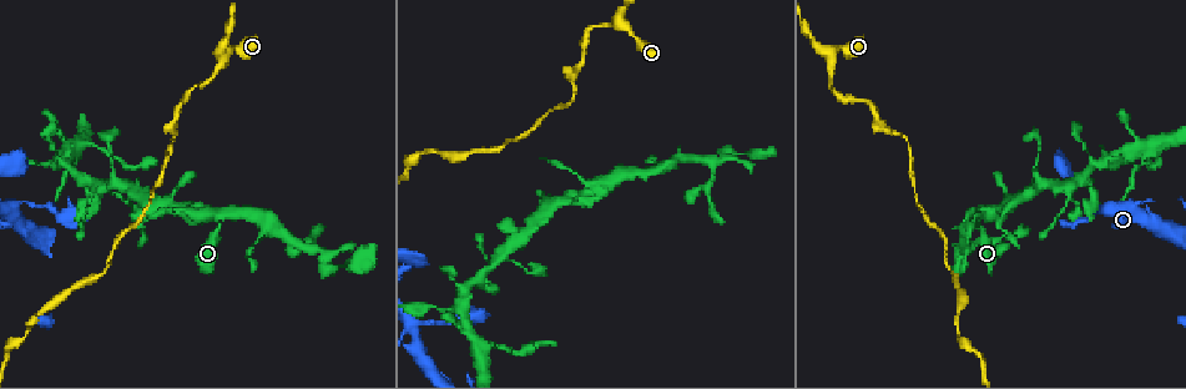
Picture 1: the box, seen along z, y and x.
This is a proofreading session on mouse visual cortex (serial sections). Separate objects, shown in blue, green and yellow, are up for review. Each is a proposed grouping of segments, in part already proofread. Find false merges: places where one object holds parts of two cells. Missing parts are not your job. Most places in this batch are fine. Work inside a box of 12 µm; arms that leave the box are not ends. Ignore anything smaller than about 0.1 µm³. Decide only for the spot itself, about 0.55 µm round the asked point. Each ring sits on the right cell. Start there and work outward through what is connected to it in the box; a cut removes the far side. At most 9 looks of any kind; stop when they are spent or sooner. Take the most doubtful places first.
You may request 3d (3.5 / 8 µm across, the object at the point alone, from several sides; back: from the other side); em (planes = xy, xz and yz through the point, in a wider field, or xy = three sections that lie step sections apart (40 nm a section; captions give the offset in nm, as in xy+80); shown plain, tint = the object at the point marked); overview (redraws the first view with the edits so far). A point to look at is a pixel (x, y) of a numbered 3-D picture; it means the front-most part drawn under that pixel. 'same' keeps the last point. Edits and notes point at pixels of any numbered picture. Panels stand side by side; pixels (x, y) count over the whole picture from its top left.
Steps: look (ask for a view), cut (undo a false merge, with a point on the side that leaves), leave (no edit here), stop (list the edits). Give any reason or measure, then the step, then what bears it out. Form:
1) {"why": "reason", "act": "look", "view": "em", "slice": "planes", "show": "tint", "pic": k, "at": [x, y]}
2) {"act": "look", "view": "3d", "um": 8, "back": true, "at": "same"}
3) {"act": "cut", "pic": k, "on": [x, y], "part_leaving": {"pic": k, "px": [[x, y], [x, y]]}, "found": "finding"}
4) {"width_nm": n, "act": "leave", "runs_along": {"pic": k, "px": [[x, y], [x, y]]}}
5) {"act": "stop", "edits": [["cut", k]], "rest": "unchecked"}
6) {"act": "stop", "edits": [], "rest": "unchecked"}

{"why": "small branch off a trunk", "act": "look", "view": "3d", "um": 3.5, "pic": 1, "at": [424, 321]}

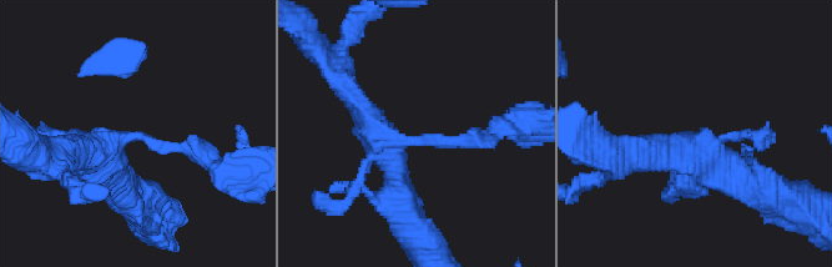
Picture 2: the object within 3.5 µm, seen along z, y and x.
{"arms": 4, "arm_widths_nm": [150, 200, 350, 350], "act": "look", "view": "em", "slice": "xy", "step": 2, "show": "tint", "pic": 2, "at": [419, 141]}

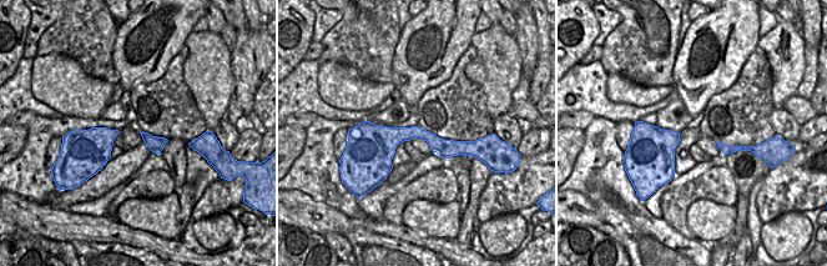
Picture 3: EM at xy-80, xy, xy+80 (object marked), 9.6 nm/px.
{"width_nm": 200, "act": "leave", "runs_along": {"pic": 3, "px": [[363, 139], [423, 134], [440, 146], [469, 144]]}, "found": "continuous, no second cell"}

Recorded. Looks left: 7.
{"why": "thin neck", "act": "look", "view": "3d", "um": 3.5, "pic": 1, "at": [831, 54]}

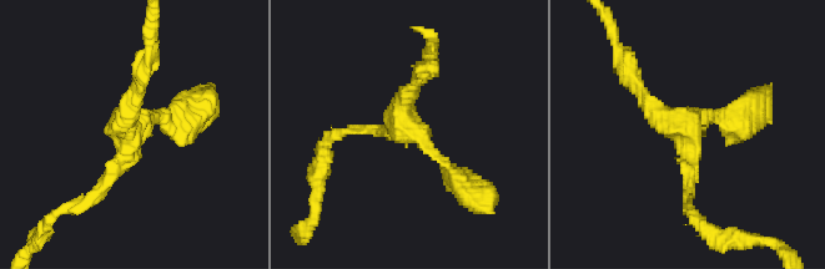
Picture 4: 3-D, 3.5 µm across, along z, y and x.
{"arms": 3, "arm_widths_nm": [200, 200, 250], "act": "look", "view": "em", "slice": "xy", "step": 1, "show": "tint", "pic": 4, "at": [686, 127]}

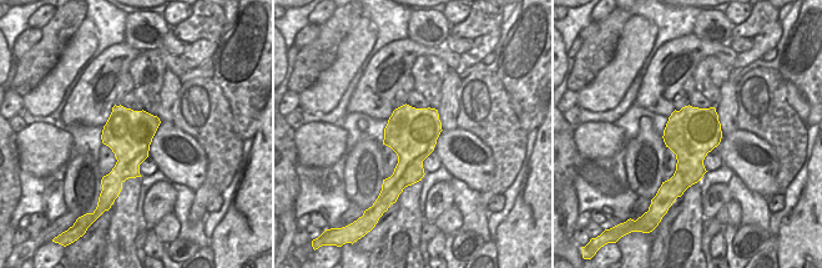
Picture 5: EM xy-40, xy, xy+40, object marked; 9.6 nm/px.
{"act": "look", "view": "em", "slice": "xy", "step": 5, "show": "tint", "at": "same"}

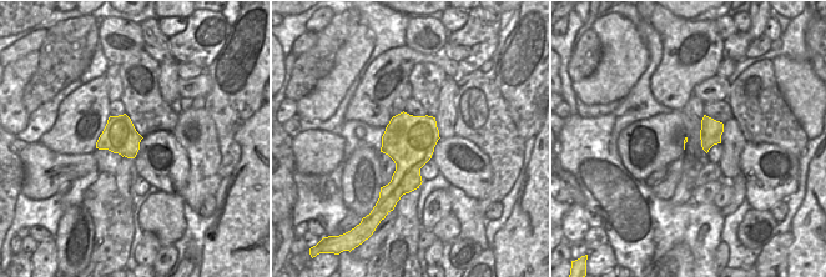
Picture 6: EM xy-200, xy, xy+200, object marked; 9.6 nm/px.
{"act": "leave", "found": "continuous, no second cell"}

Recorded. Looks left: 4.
{"why": "sharp bend", "act": "look", "view": "3d", "um": 3.5, "pic": 1, "at": [217, 215]}

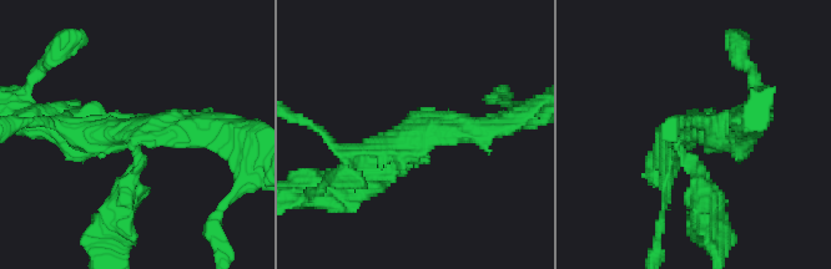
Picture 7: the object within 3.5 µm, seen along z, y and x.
{"arms": 3, "arm_widths_nm": [250, 350, 350], "act": "look", "view": "em", "slice": "xy", "step": 5, "show": "tint", "pic": 7, "at": [134, 134]}

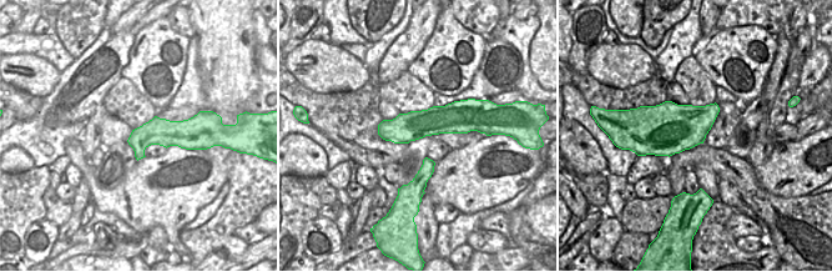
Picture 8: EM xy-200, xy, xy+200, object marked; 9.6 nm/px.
{"act": "look", "view": "em", "slice": "planes", "show": "tint", "at": "same"}

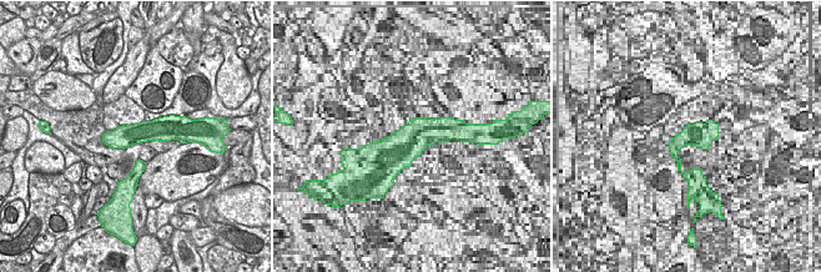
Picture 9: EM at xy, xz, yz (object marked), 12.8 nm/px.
{"act": "leave", "runs_along": {"pic": 9, "px": [[172, 136], [132, 134], [105, 139]]}, "found": "all the same cell"}

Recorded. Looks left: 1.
{"act": "stop", "edits": [], "rest": "unchecked"}

